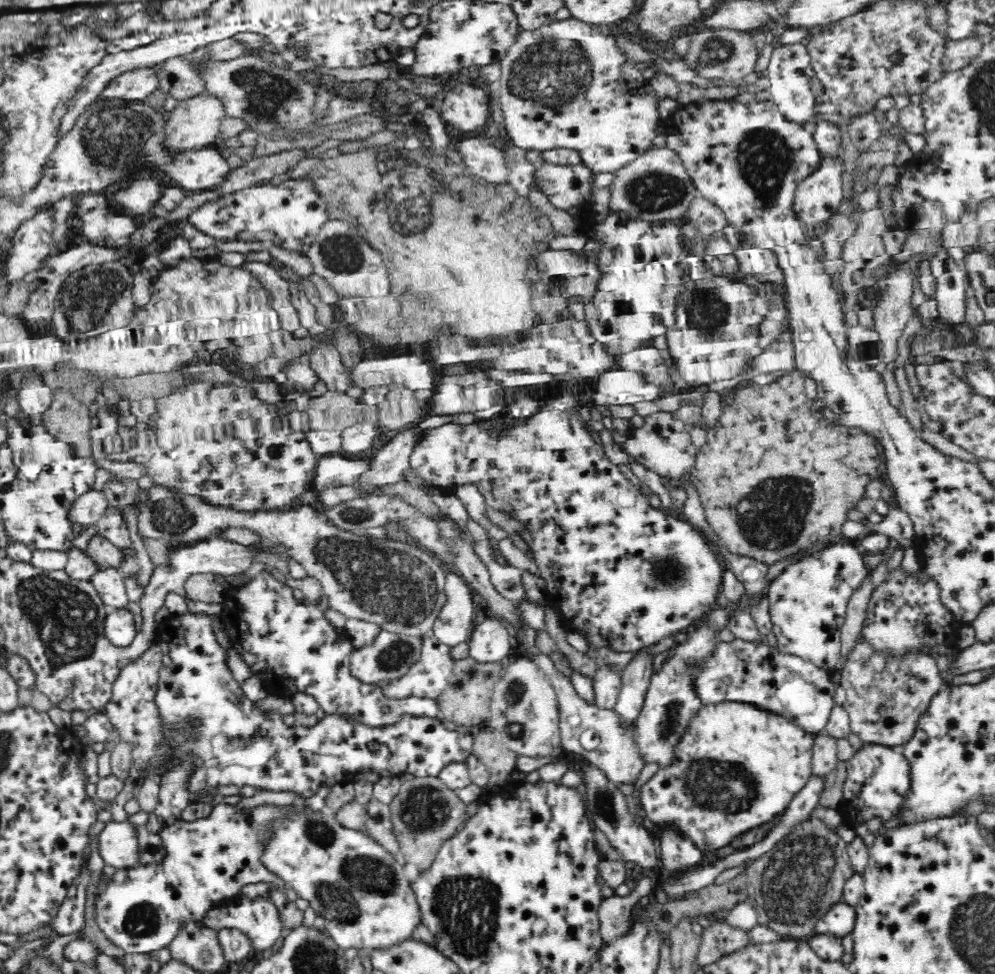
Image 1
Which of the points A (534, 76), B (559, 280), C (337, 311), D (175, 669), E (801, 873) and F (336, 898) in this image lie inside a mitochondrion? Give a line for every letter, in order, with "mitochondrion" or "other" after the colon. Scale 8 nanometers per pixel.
A: mitochondrion
B: mitochondrion
C: other
D: other
E: mitochondrion
F: mitochondrion

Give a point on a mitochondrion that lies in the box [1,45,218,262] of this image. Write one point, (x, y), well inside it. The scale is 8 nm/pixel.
(113, 136)

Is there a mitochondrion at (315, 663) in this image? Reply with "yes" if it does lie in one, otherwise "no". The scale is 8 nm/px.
no

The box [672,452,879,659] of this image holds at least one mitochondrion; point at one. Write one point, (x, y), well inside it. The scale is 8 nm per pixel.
(772, 516)

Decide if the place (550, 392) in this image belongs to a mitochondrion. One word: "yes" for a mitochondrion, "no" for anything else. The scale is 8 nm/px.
no

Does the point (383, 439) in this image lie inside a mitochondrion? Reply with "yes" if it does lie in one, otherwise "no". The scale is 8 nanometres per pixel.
no

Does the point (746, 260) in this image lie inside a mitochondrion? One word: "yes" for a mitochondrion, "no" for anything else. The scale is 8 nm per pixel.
no

